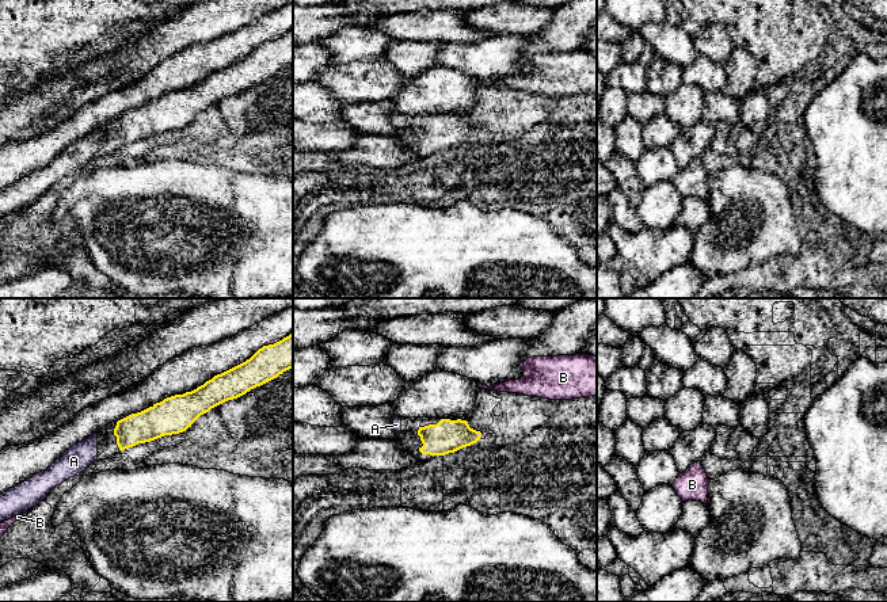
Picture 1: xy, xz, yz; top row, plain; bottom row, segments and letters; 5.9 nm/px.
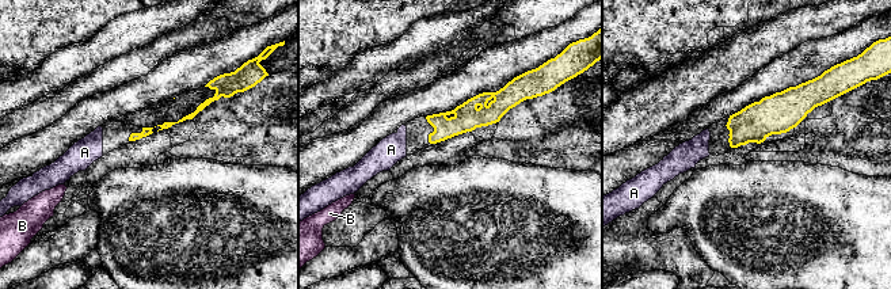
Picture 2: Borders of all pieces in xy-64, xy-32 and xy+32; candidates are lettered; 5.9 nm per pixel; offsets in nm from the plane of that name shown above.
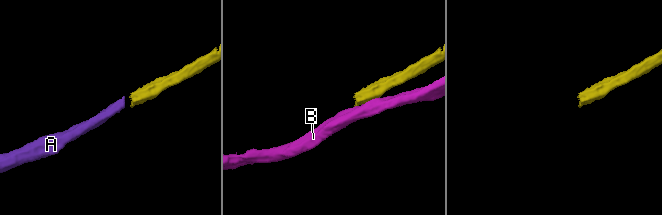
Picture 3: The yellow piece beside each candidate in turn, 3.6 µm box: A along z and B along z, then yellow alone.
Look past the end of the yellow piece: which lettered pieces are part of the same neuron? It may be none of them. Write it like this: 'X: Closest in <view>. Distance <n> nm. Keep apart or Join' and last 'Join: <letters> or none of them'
A: Closest in xy. Distance 100 nm. Join
B: Closest in xz. Distance 220 nm. Keep apart
Join: A

